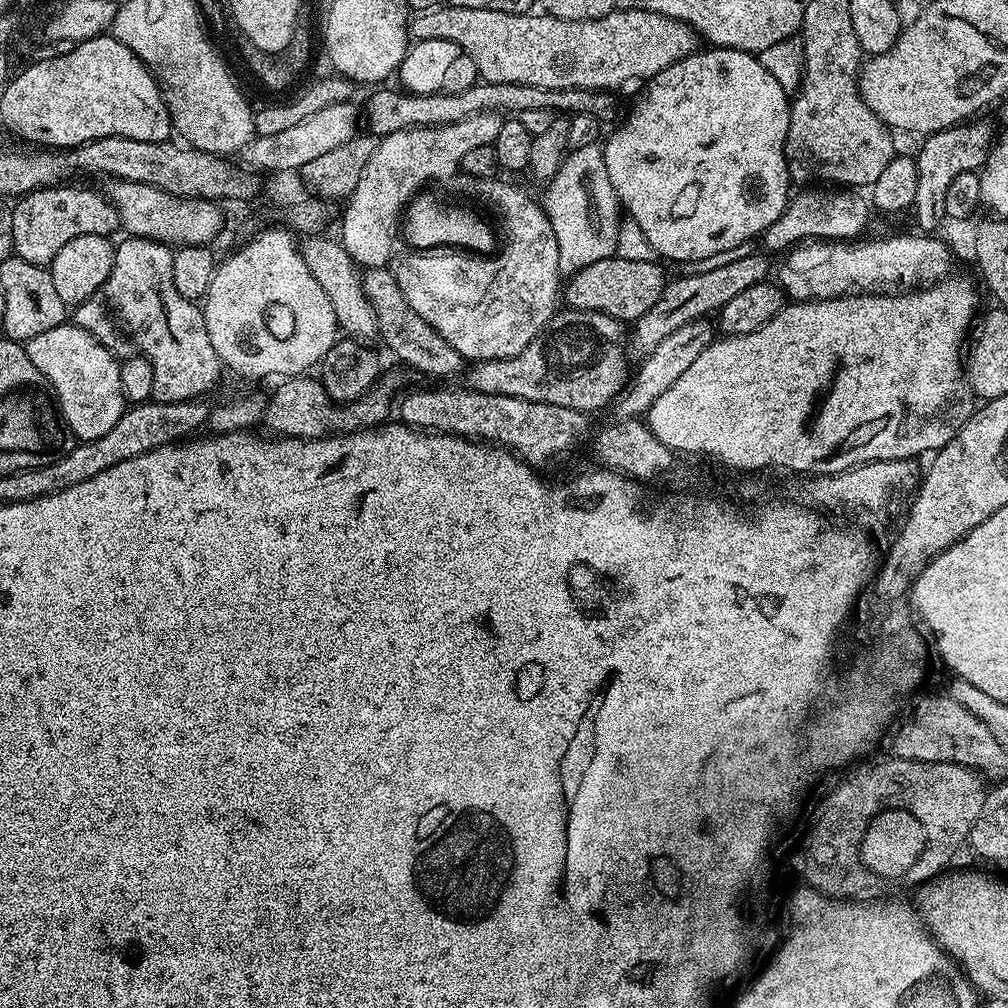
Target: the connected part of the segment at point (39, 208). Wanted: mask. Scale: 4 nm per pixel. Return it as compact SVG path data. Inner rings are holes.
M76 186L40 188L15 201L12 208L12 250L15 255L28 263L48 266L54 254L73 238L82 238L82 234L111 237L112 231L120 228L116 208L103 191L72 187Z

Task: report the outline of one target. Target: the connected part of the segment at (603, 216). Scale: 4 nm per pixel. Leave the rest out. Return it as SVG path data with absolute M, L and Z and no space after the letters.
M599 143L581 148L571 149L560 163L559 170L547 181L542 196L542 207L548 216L550 226L554 230L554 238L558 242L558 266L561 273L571 274L590 266L594 262L602 262L608 256L615 256L615 244L618 238L619 224L622 219L620 200L614 194L614 186L610 186L610 178L606 174L606 158L604 149Z

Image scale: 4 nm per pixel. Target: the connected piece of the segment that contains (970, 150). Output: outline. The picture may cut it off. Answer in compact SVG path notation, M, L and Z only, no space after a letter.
M965 122L956 124L953 128L947 128L941 132L933 132L927 137L928 140L920 148L920 153L915 153L914 159L918 166L918 194L914 194L914 213L916 212L916 224L921 233L932 234L937 230L940 223L945 223L946 217L946 190L954 178L963 172L974 172L983 168L988 153L991 152L994 143L994 131L988 124L972 124L976 122Z

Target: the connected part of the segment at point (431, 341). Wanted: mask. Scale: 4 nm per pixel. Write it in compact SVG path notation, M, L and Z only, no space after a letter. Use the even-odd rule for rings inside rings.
M391 267L365 268L362 272L364 294L374 310L374 318L378 322L378 336L384 344L404 364L409 364L418 372L426 372L430 376L452 376L463 364L465 357L461 356L442 334L438 334L410 302L406 302L406 294L396 281L396 272Z

